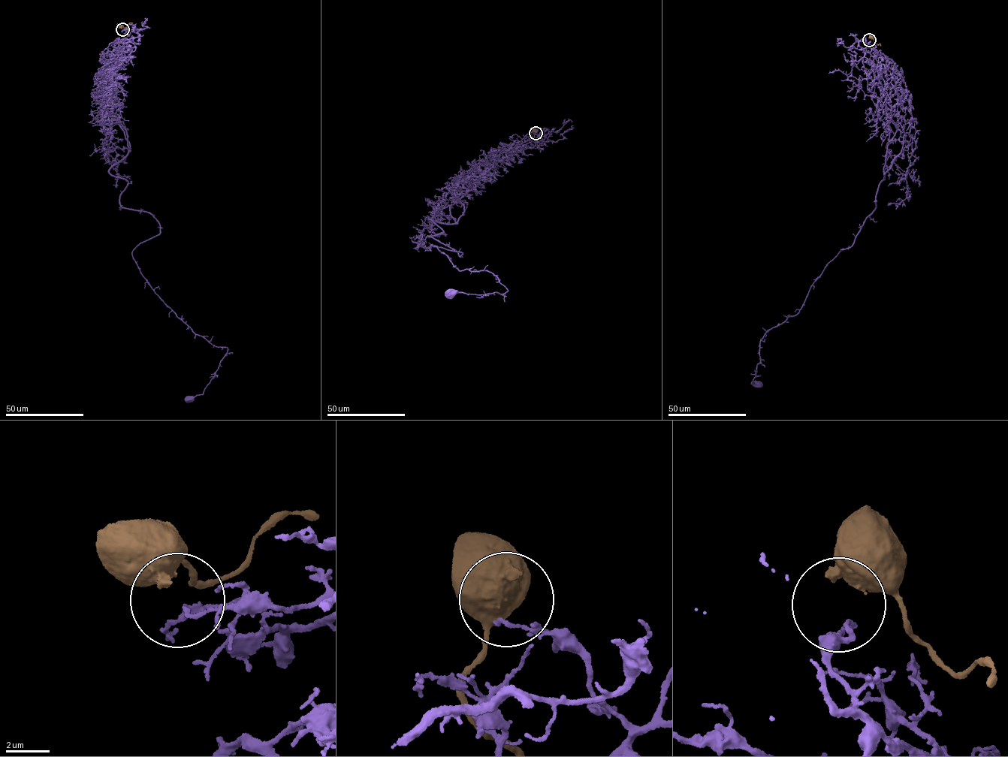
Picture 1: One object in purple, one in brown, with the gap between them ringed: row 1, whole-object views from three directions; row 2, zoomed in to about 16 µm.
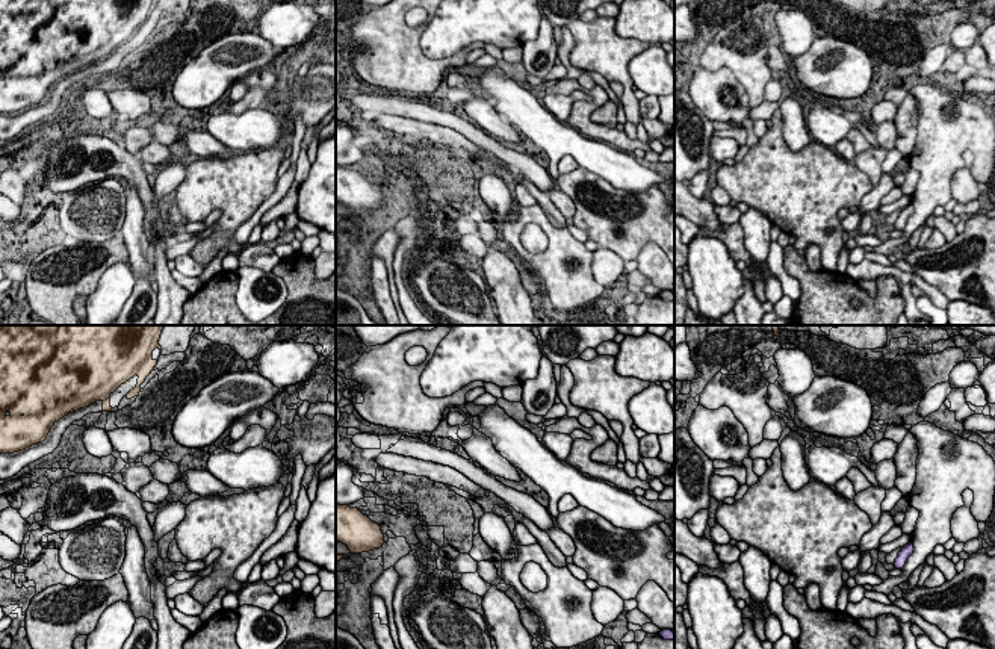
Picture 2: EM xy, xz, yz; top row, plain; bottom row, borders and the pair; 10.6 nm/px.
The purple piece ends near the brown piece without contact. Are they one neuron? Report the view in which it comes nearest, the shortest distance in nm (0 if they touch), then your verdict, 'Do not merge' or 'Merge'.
Closest in xz. Distance 3100 nm. Do not merge

